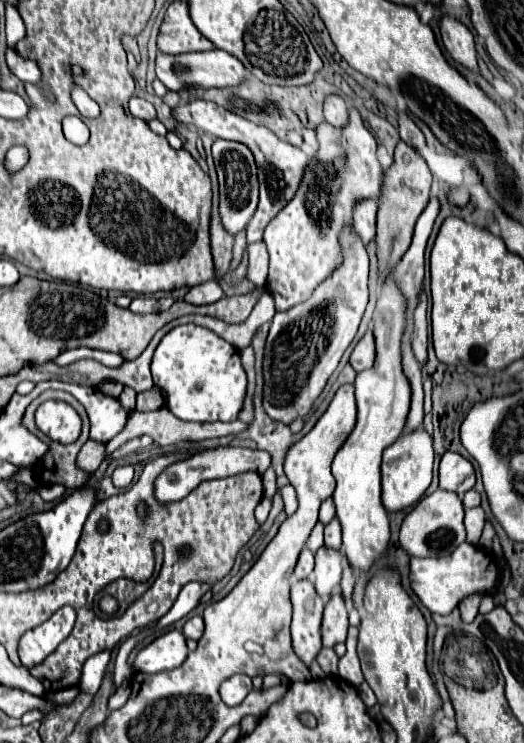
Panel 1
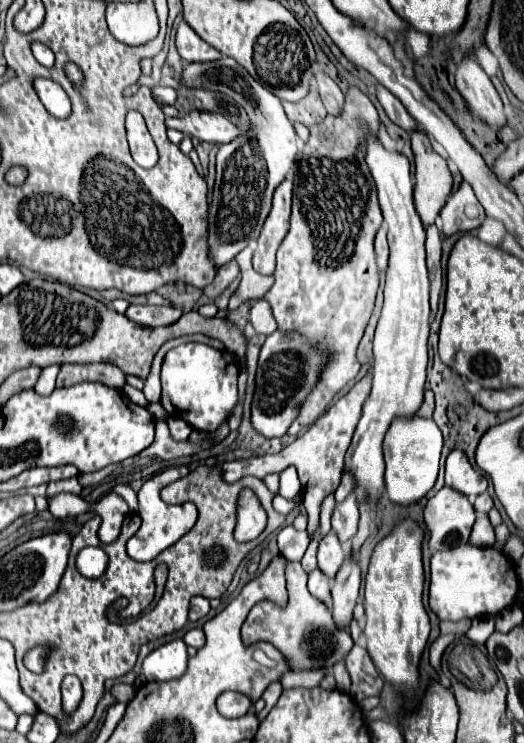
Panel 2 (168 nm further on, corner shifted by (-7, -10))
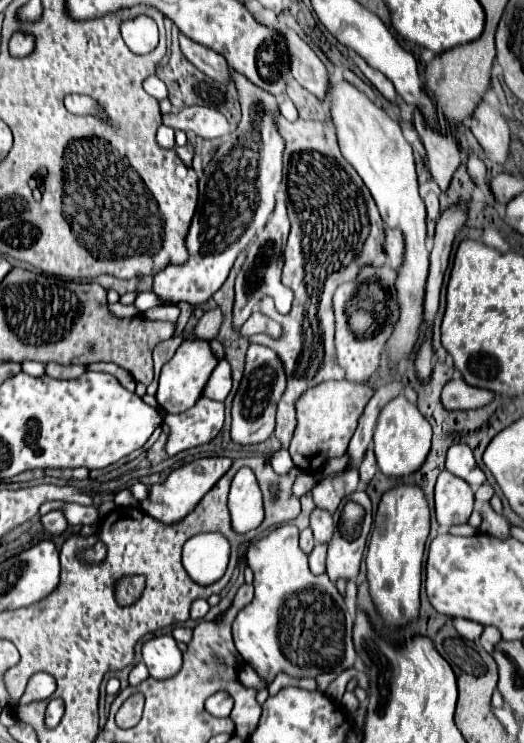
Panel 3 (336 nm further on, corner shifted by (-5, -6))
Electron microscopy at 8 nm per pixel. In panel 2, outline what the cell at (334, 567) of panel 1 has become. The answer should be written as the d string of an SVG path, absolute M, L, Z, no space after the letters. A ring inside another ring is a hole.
M329 533L321 543L319 543L319 553L317 553L317 559L319 559L319 569L333 581L337 571L341 569L341 565L345 563L347 559L347 553L343 551L339 539Z

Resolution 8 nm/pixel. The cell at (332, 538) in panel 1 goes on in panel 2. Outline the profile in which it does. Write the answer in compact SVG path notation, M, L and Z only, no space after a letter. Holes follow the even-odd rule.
M353 493L343 503L337 503L331 517L331 525L333 525L333 533L339 537L341 543L353 539L359 525L359 507Z

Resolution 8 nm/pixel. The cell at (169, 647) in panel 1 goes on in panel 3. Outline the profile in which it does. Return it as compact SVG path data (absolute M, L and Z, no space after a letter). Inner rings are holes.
M159 635L143 643L143 661L149 675L155 679L167 679L181 669L181 651L171 635Z

